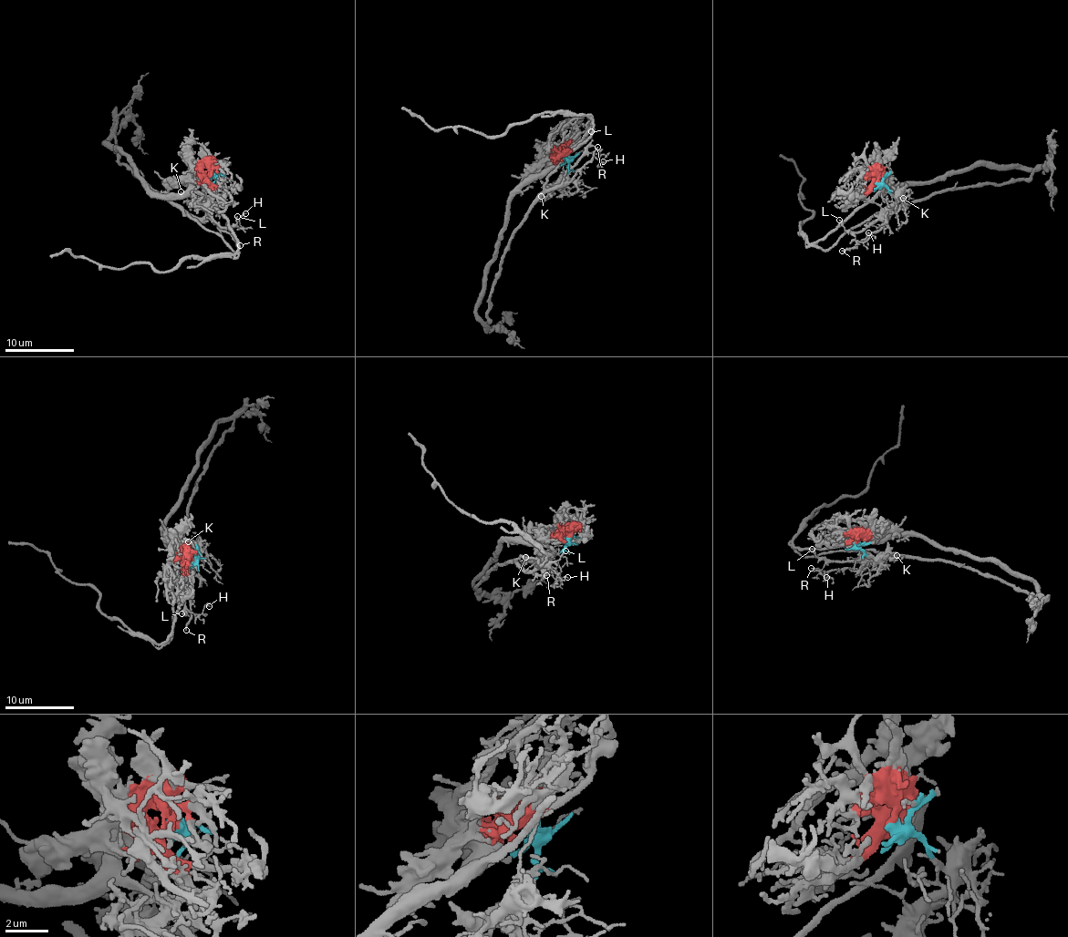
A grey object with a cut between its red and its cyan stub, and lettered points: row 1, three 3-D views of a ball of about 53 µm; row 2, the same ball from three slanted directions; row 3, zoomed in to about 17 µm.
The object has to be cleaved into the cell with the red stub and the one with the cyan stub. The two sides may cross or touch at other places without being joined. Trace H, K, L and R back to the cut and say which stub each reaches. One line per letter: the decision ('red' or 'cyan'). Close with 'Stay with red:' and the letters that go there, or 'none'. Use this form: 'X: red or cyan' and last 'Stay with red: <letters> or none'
H: cyan
K: cyan
L: cyan
R: cyan
Stay with red: none

